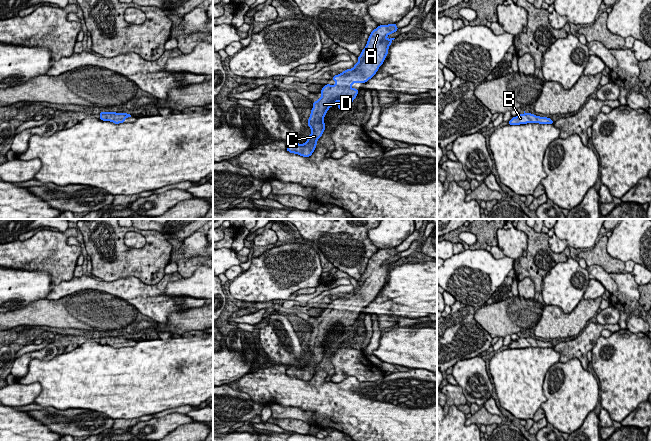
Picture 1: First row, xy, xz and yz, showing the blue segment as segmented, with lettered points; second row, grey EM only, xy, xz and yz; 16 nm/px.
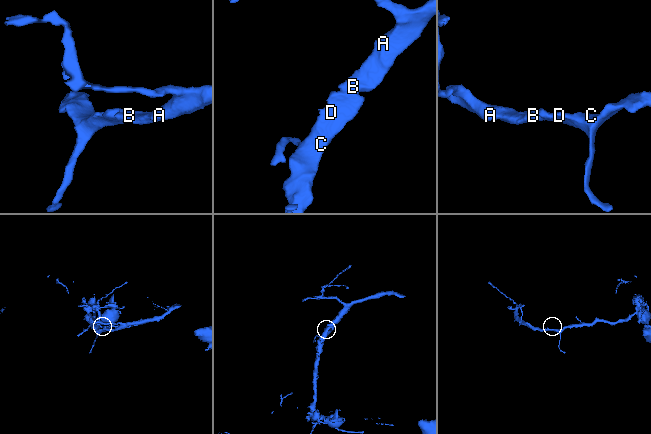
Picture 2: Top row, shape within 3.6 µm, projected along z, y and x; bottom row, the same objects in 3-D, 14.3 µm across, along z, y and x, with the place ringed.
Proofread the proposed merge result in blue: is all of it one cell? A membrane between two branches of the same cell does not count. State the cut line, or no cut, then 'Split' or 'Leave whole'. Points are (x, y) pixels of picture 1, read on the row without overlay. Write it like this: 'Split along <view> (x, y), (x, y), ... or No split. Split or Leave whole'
No split. Leave whole

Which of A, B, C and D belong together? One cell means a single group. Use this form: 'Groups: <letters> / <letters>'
Groups: A B C D

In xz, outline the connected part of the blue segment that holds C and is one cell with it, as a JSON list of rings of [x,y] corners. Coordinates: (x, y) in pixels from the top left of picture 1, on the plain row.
[[[396,247],[379,249],[369,259],[367,268],[362,274],[358,287],[351,293],[332,301],[337,308],[326,308],[320,315],[321,321],[313,325],[308,351],[312,353],[308,359],[306,367],[289,367],[286,374],[290,377],[303,381],[310,381],[315,375],[317,364],[321,362],[326,350],[323,345],[327,335],[331,330],[337,330],[339,334],[344,334],[352,329],[352,325],[357,321],[358,313],[352,312],[353,307],[366,307],[371,303],[379,291],[383,288],[388,278],[389,270],[395,262],[387,263],[389,258],[396,256],[399,252]]]

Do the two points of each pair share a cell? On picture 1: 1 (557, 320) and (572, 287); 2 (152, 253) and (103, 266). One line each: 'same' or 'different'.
1: different
2: same

